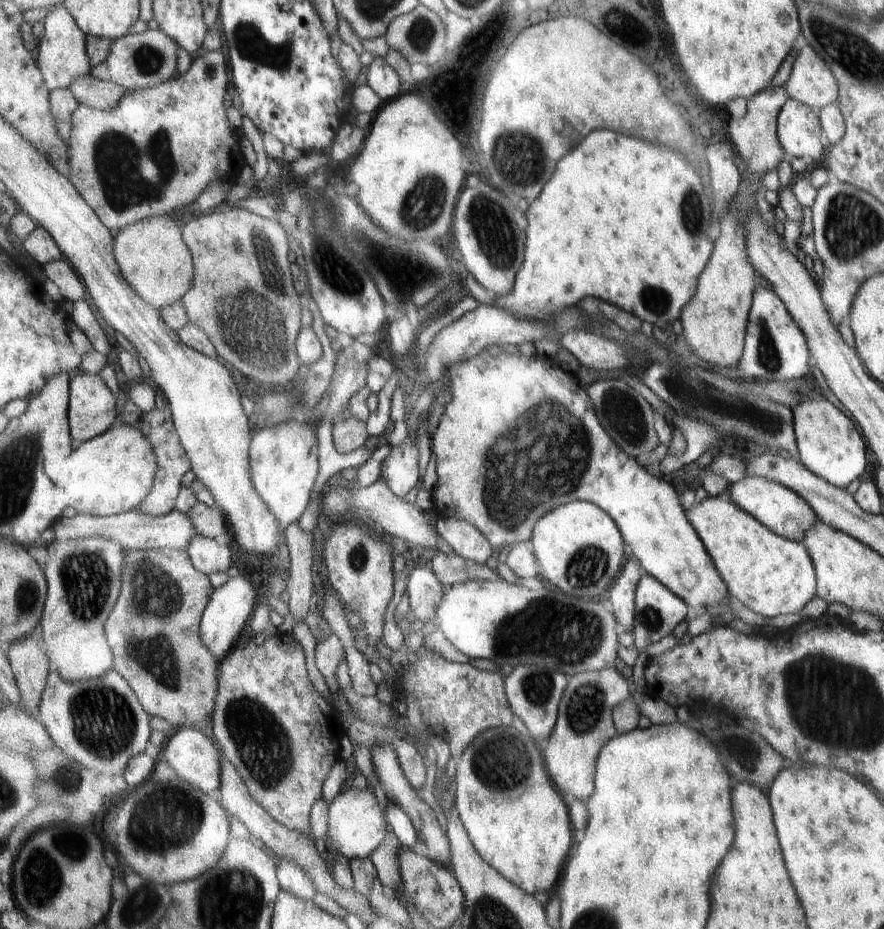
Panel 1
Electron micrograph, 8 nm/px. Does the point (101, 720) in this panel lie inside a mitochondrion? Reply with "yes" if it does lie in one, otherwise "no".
yes

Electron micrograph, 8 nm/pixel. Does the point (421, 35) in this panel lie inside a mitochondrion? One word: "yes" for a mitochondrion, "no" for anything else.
yes

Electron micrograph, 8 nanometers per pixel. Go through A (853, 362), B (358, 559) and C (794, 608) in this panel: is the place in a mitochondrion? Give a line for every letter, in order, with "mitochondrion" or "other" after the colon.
A: other
B: mitochondrion
C: other

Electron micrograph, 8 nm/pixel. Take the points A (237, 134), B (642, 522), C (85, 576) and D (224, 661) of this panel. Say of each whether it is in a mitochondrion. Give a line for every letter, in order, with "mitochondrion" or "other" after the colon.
A: other
B: other
C: mitochondrion
D: other

